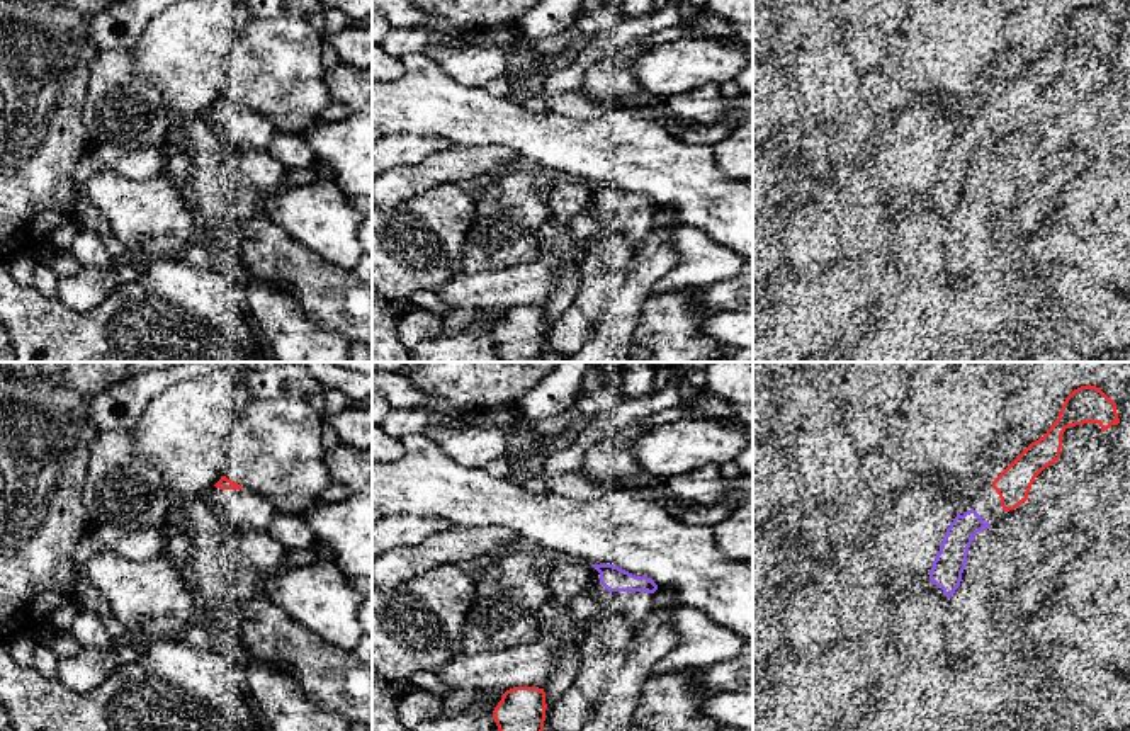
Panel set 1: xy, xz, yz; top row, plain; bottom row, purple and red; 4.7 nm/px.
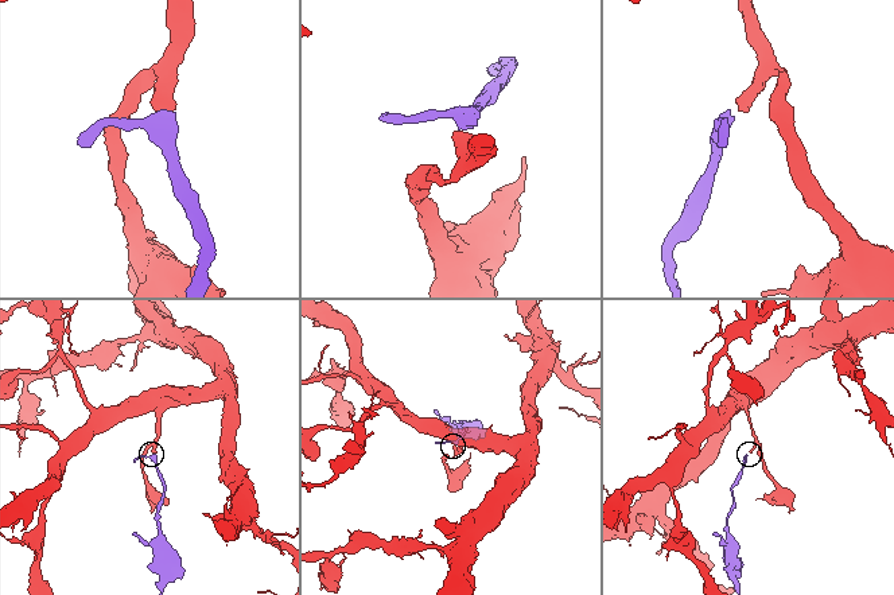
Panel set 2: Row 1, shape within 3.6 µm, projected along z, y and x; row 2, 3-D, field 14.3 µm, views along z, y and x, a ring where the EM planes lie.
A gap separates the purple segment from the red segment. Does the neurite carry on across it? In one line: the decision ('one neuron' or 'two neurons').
one neuron

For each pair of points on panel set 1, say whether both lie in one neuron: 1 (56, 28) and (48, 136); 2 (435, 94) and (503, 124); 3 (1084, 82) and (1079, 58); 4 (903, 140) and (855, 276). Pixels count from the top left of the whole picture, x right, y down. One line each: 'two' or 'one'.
1: one
2: one
3: one
4: two

